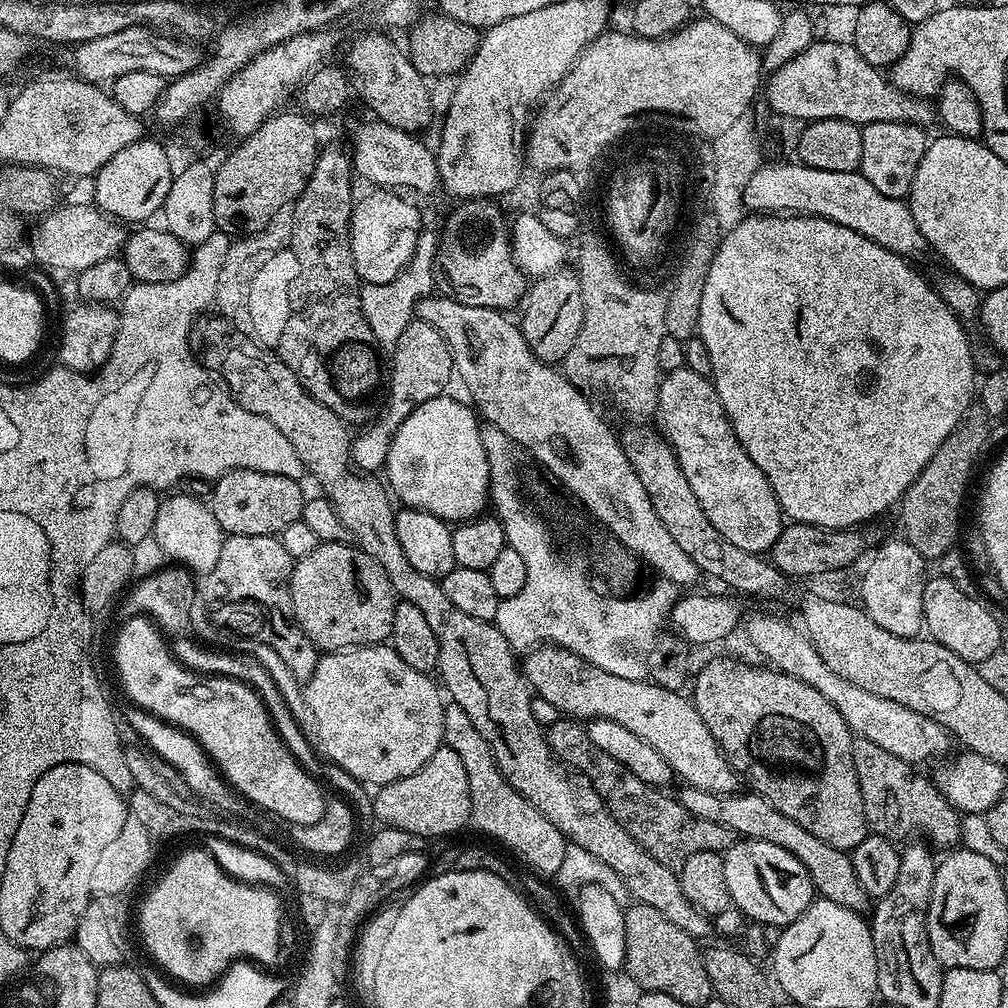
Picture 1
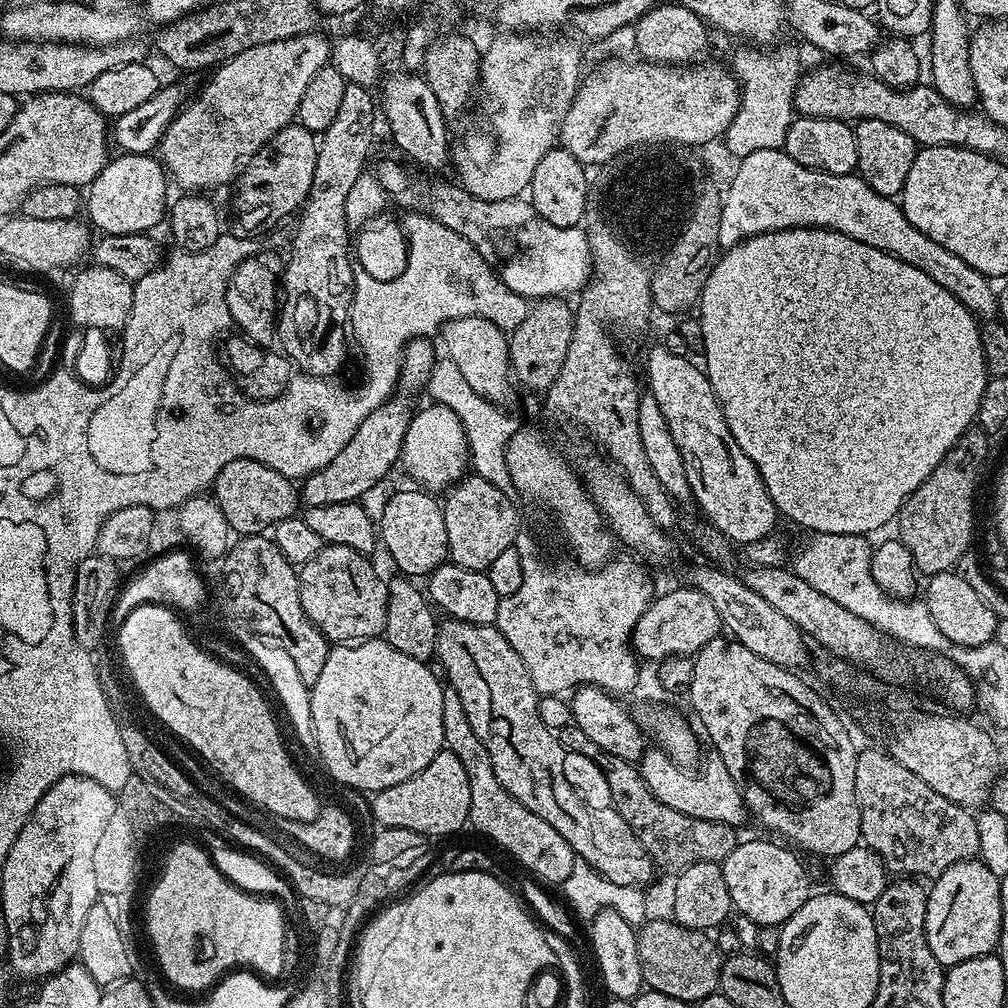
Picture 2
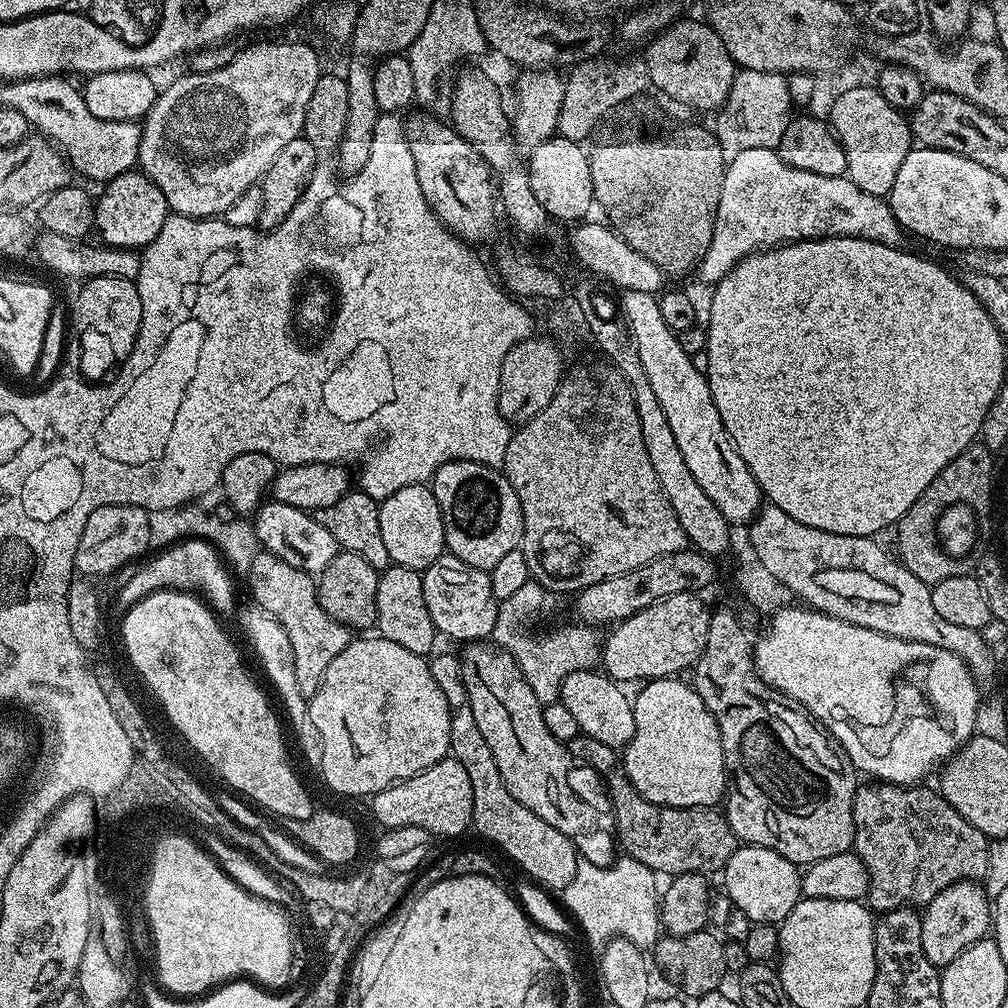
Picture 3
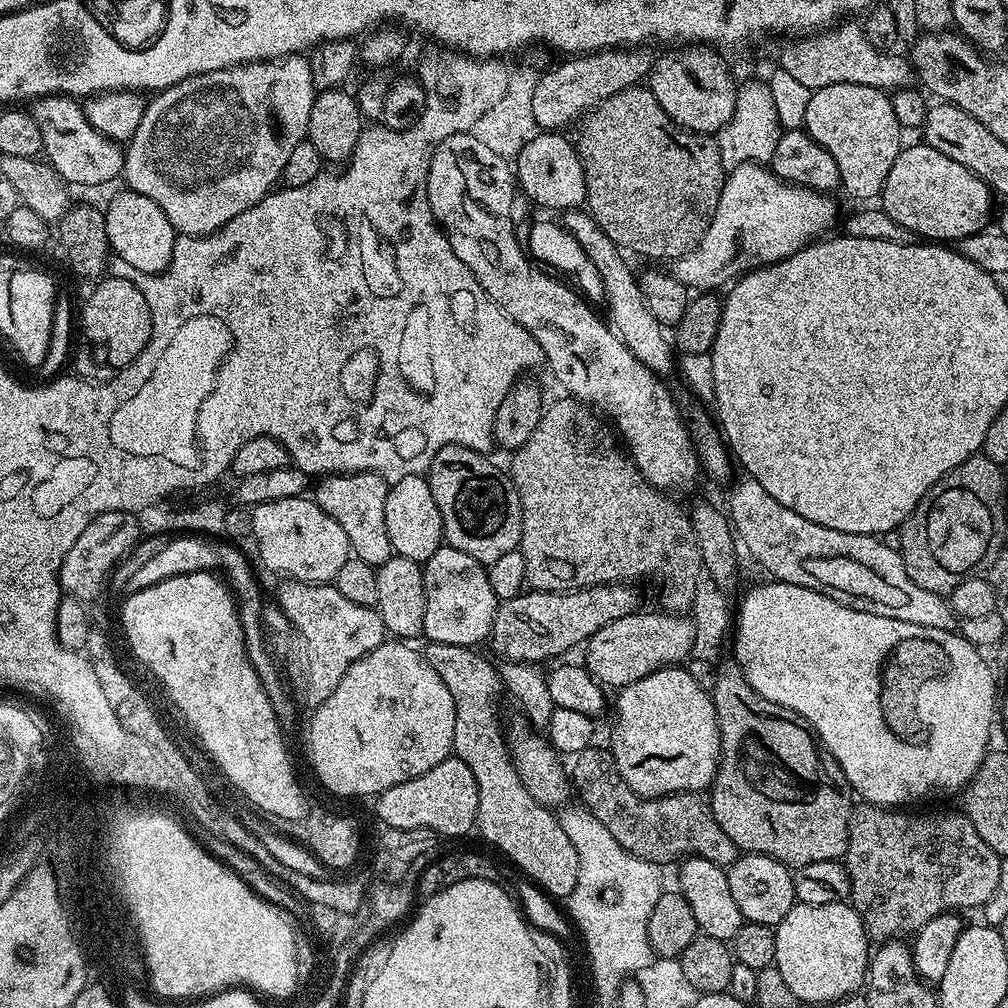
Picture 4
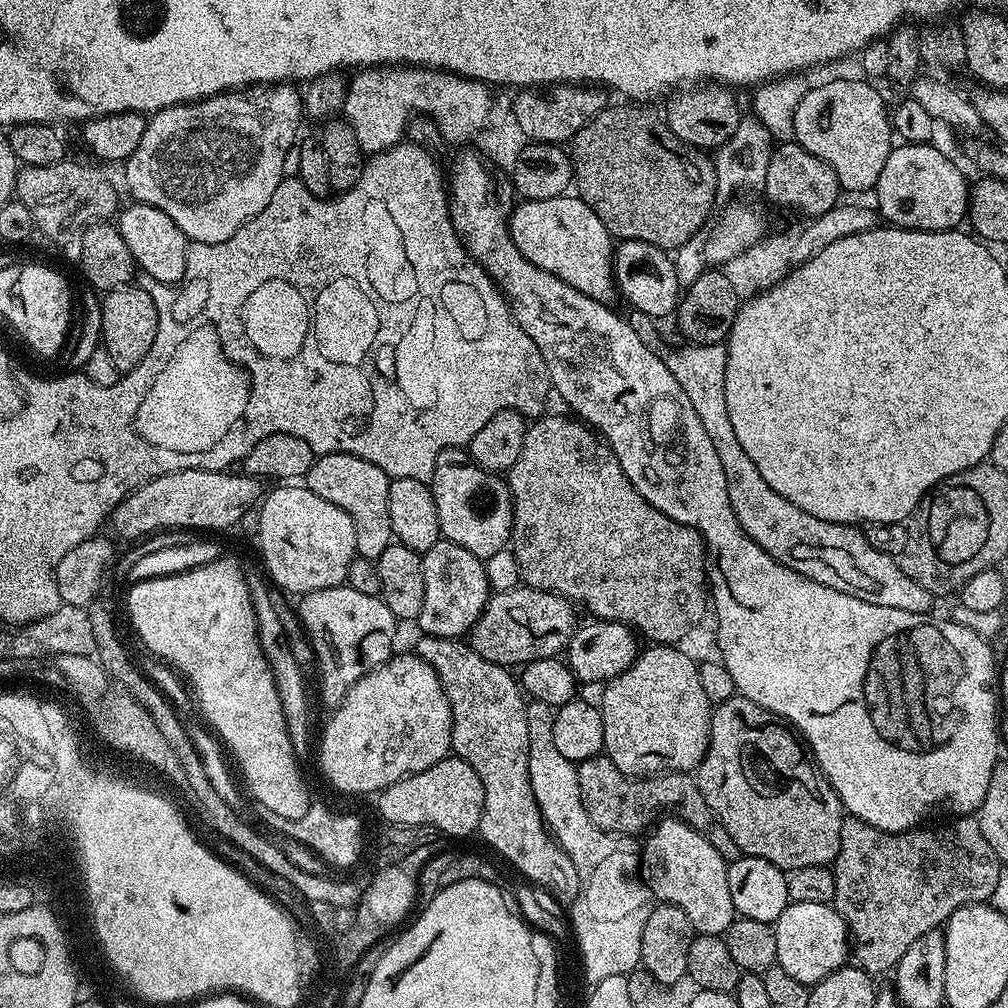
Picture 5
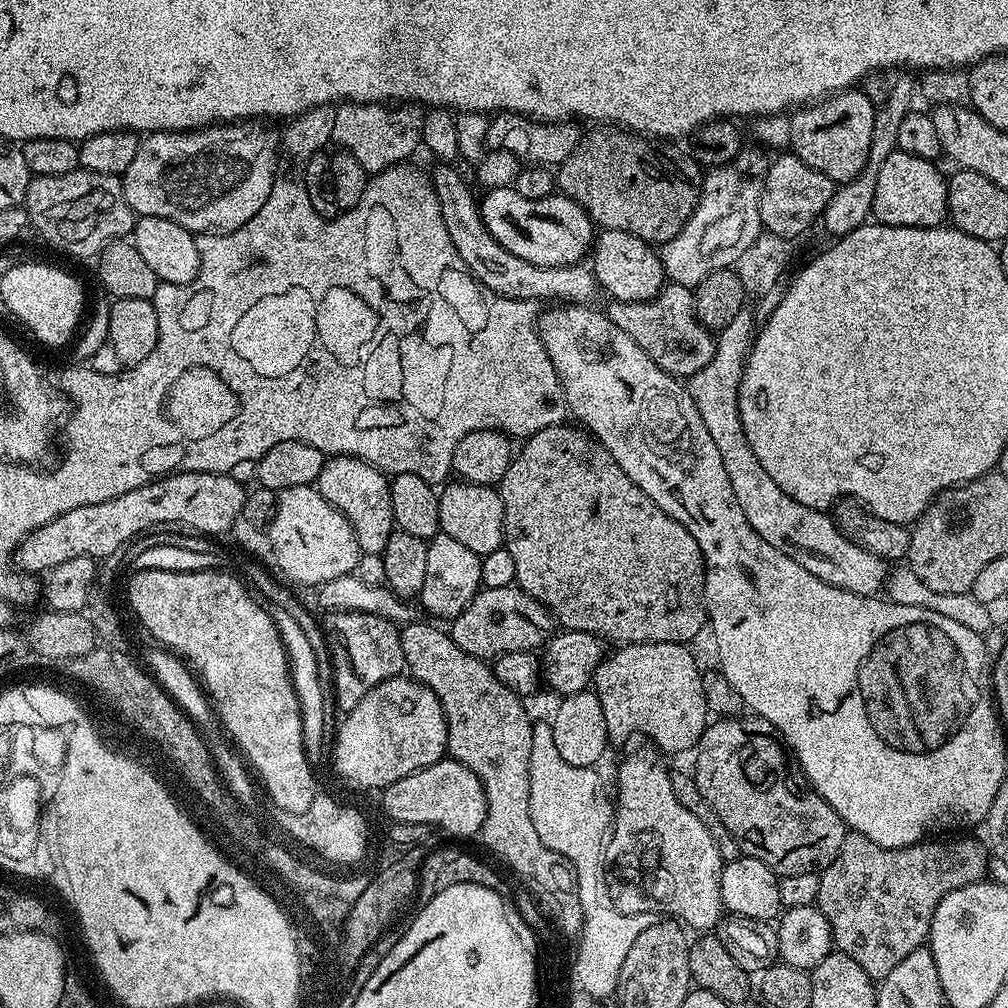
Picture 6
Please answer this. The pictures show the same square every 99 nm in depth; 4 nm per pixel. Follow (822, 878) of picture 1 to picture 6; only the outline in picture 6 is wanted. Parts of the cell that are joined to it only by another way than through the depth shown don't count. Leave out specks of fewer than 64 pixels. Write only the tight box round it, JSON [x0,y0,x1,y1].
[594,644,710,753]

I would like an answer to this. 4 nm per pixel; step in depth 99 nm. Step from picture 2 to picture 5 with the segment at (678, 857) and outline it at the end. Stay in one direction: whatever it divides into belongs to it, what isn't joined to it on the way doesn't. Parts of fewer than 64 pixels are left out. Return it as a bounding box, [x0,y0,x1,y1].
[576,754,742,860]

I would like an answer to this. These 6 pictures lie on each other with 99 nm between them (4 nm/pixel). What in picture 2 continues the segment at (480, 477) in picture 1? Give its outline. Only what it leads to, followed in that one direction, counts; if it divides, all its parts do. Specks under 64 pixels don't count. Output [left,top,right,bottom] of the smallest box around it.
[402,402,469,490]

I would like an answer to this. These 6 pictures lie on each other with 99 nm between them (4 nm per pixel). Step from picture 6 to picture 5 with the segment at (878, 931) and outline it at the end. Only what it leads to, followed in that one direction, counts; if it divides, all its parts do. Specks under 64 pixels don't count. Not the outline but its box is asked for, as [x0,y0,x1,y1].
[830,815,1002,974]

